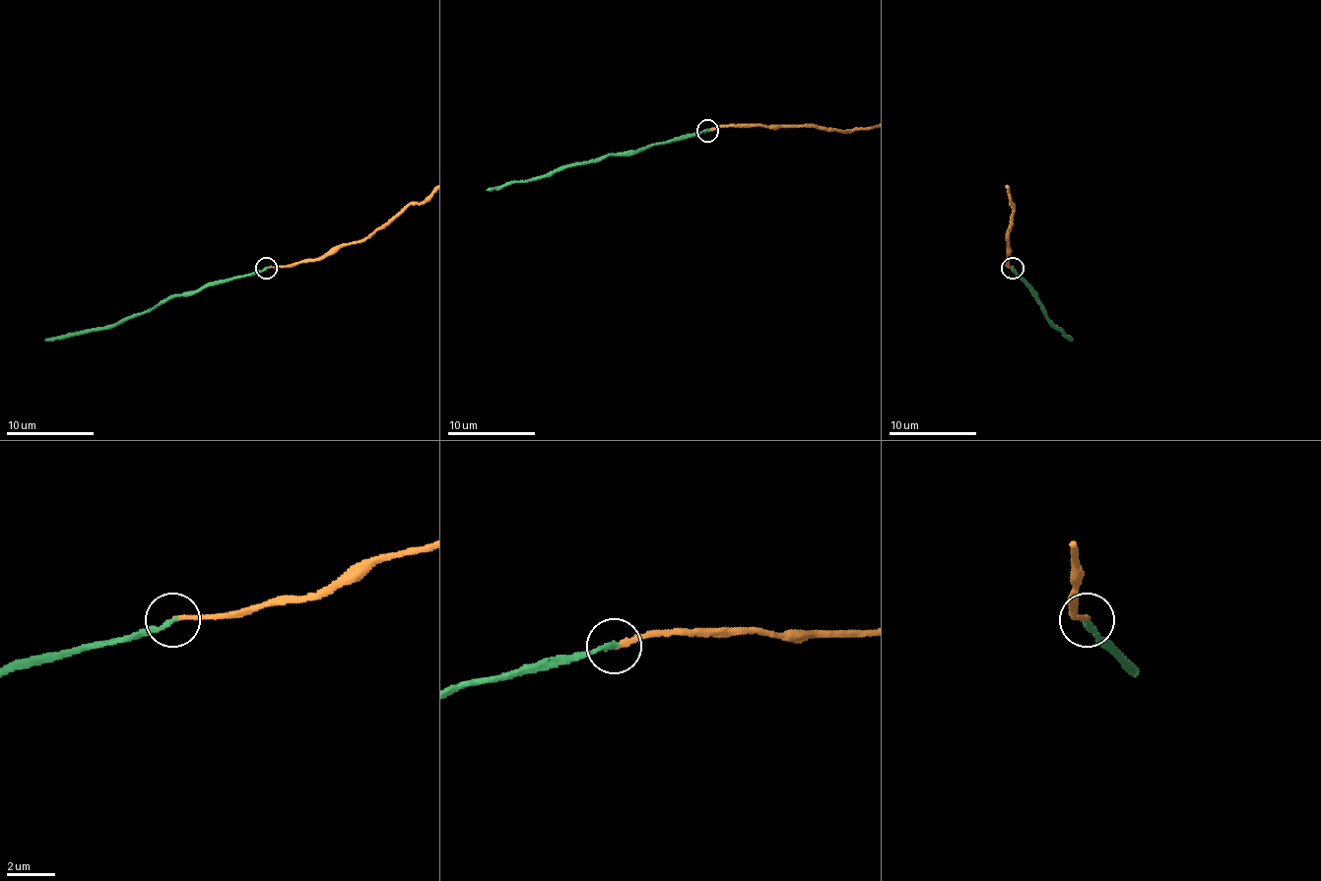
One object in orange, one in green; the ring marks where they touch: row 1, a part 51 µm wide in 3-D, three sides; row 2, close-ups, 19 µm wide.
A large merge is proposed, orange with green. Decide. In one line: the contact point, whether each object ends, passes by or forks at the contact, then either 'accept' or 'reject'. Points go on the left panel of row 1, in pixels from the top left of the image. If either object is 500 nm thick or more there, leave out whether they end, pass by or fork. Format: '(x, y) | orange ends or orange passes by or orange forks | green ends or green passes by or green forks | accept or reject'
(266, 268) | orange ends | green ends | accept

